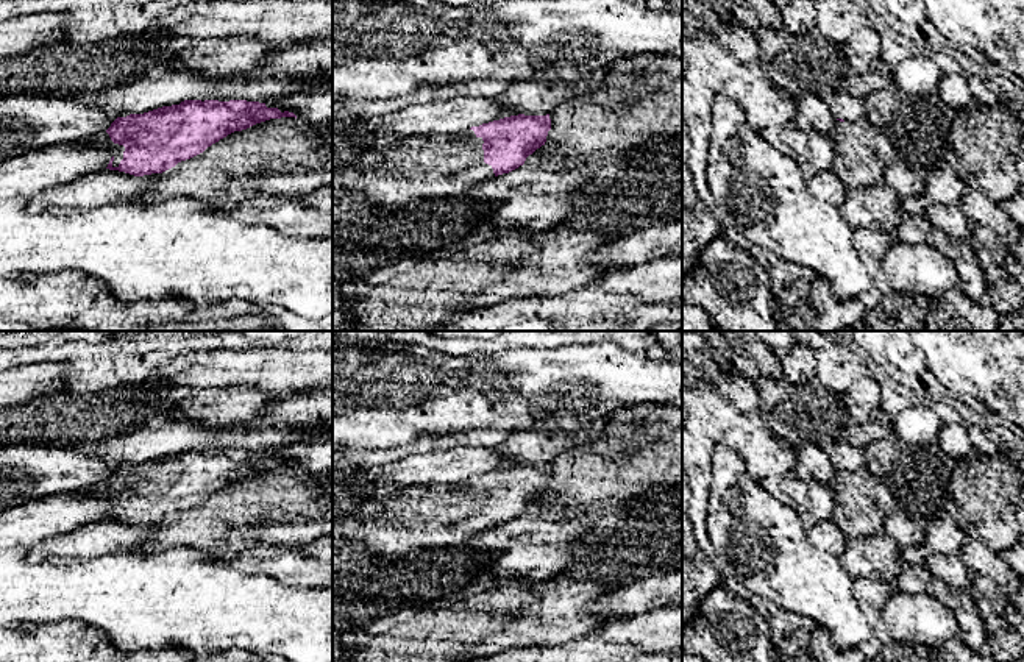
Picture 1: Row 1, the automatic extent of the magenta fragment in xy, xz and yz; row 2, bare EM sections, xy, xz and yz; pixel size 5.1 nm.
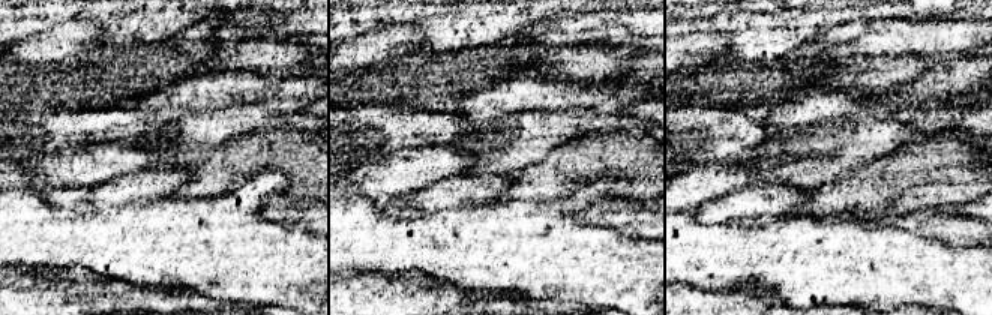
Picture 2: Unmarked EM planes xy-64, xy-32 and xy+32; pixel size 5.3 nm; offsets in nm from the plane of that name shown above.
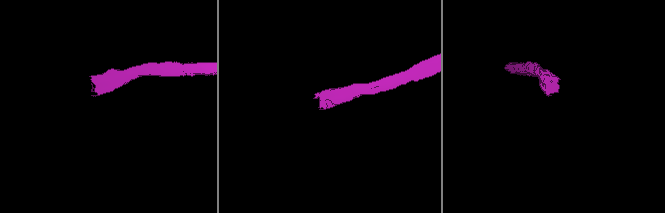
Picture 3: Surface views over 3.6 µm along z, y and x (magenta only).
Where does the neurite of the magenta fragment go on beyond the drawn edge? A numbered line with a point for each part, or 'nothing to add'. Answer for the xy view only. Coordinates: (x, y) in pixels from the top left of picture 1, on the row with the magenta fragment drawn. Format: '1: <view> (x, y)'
1: xy (117, 150)

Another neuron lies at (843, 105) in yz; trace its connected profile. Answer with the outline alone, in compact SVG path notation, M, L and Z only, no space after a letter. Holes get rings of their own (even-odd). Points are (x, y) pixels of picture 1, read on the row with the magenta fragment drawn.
M846 87L840 91L827 89L821 92L820 97L829 106L835 119L855 122L866 116L863 98L851 95Z

